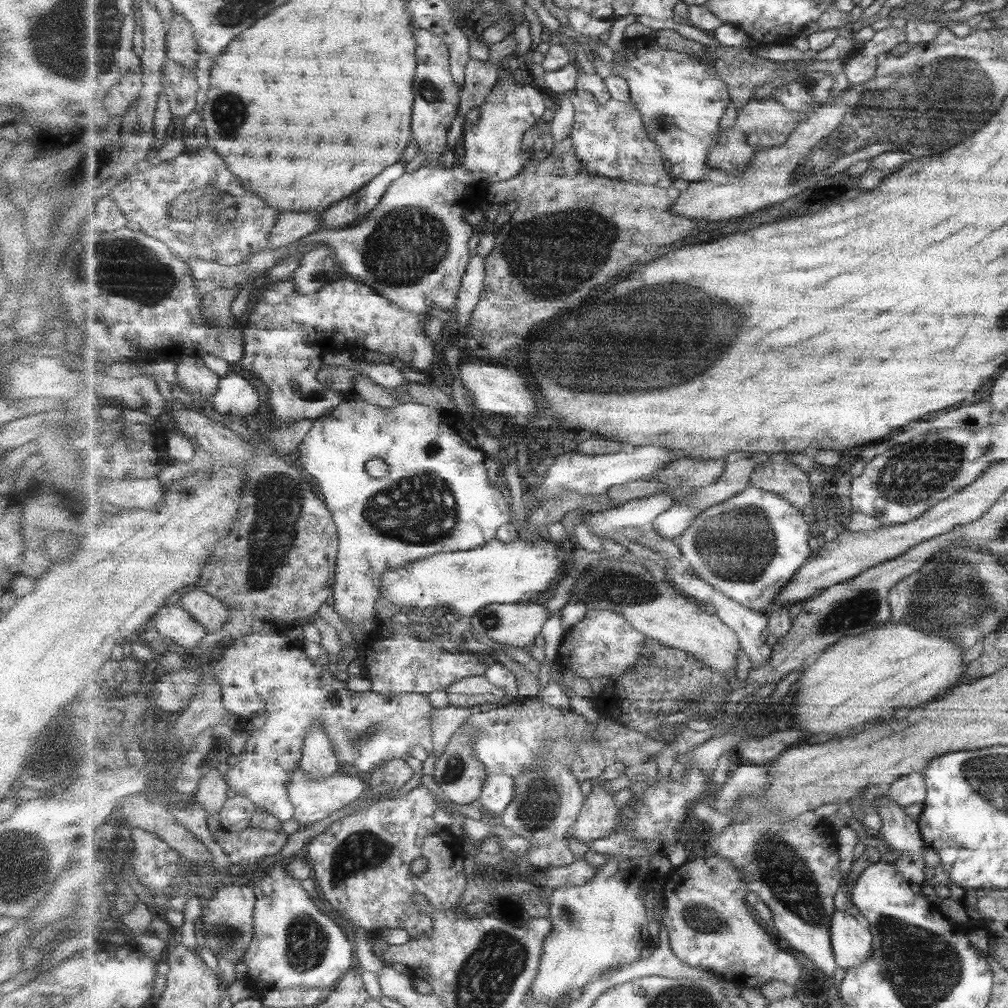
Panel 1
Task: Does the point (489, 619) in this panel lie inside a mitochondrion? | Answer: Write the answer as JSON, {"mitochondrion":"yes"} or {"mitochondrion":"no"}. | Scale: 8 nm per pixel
{"mitochondrion":"yes"}

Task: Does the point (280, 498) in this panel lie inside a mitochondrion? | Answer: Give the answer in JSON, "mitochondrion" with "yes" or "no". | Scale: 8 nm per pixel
{"mitochondrion":"yes"}

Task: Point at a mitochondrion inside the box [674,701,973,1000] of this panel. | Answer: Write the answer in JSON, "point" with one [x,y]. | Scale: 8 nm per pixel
{"point":[785,872]}

